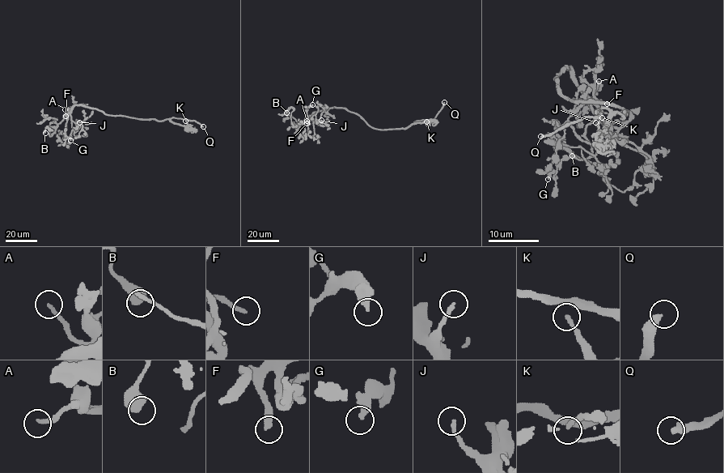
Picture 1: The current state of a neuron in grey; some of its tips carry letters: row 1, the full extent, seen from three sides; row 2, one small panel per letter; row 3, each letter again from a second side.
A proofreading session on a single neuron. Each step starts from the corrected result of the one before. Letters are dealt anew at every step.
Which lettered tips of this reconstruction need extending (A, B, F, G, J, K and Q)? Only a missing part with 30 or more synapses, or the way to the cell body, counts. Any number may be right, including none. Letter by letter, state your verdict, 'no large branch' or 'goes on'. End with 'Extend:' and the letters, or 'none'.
A: goes on
B: no large branch
F: goes on
G: no large branch
J: no large branch
K: no large branch
Q: goes on
Extend: A, F, Q

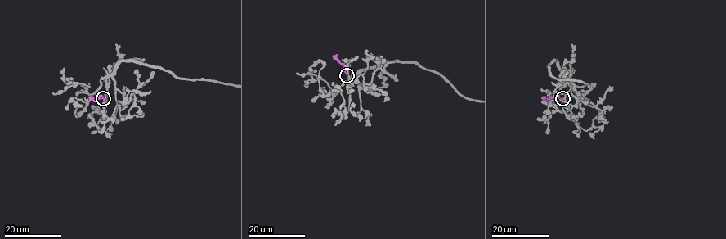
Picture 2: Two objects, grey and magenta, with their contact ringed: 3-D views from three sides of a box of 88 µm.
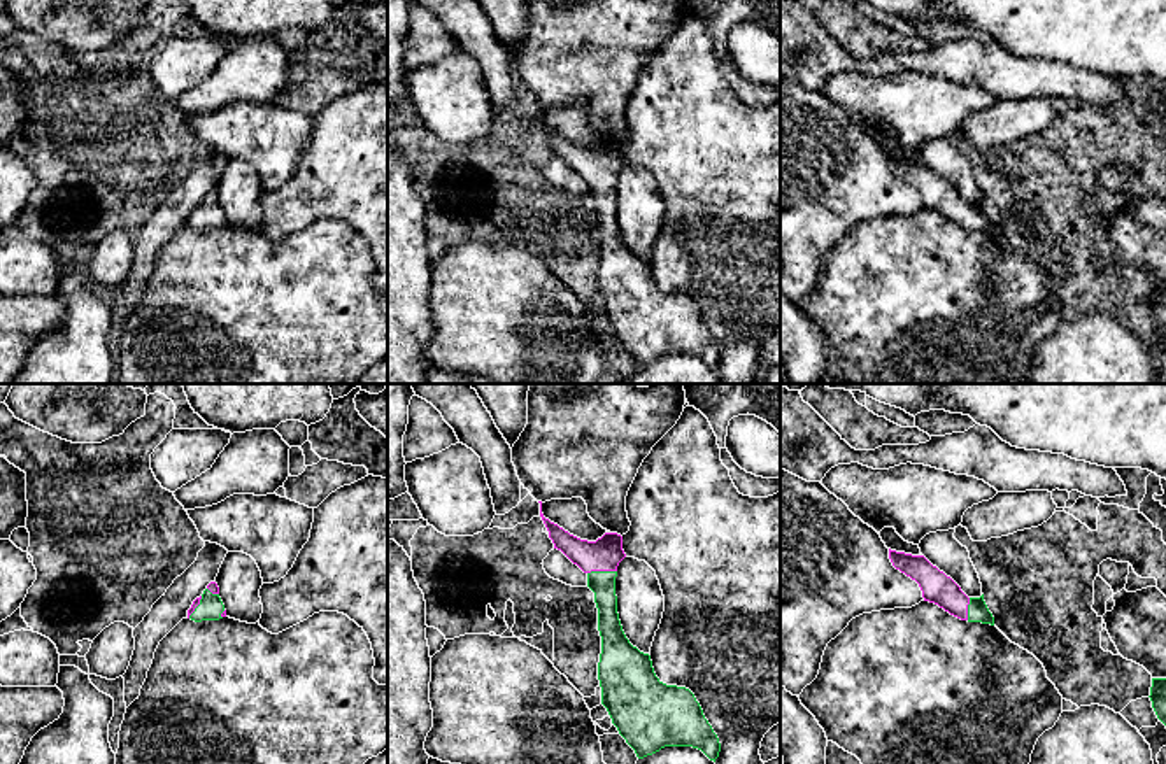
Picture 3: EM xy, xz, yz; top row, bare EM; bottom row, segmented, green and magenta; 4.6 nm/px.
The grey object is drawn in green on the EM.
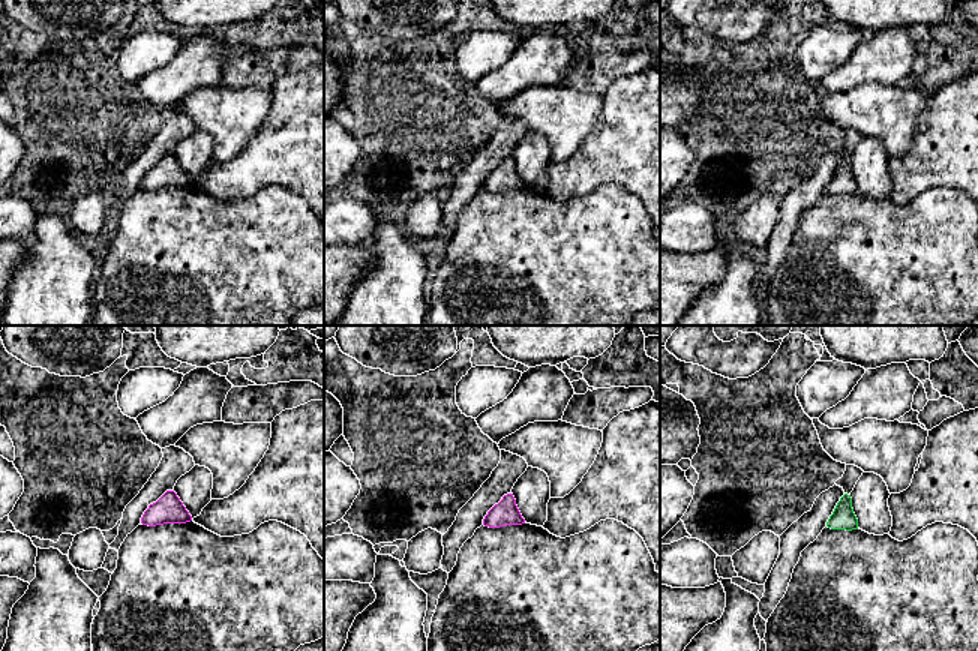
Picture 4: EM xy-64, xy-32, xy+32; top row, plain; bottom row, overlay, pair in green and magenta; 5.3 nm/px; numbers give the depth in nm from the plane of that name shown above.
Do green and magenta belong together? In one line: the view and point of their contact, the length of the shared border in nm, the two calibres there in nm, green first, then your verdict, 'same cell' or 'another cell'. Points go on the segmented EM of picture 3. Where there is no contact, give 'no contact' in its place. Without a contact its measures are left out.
contact xz (602, 572); length 140 nm; calibres 110 and 150 nm; same cell

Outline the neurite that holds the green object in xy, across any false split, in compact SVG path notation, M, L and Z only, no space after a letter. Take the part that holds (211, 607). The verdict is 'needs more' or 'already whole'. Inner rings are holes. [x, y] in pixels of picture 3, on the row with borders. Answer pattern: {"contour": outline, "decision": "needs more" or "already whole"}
{"contour": "M210 582L203 594L196 598L188 610L188 619L195 622L202 620L219 620L226 617L224 605L219 598L219 587L216 582Z", "decision": "needs more"}

